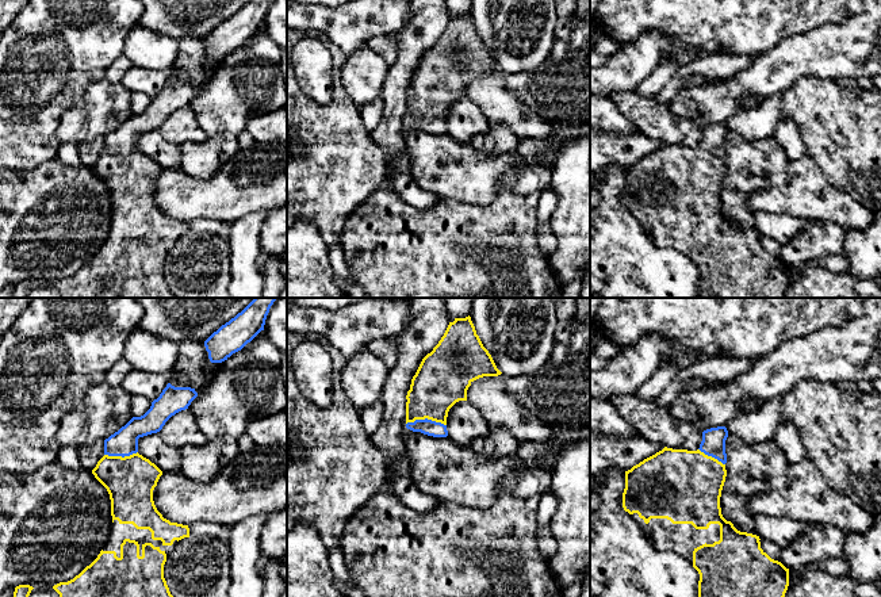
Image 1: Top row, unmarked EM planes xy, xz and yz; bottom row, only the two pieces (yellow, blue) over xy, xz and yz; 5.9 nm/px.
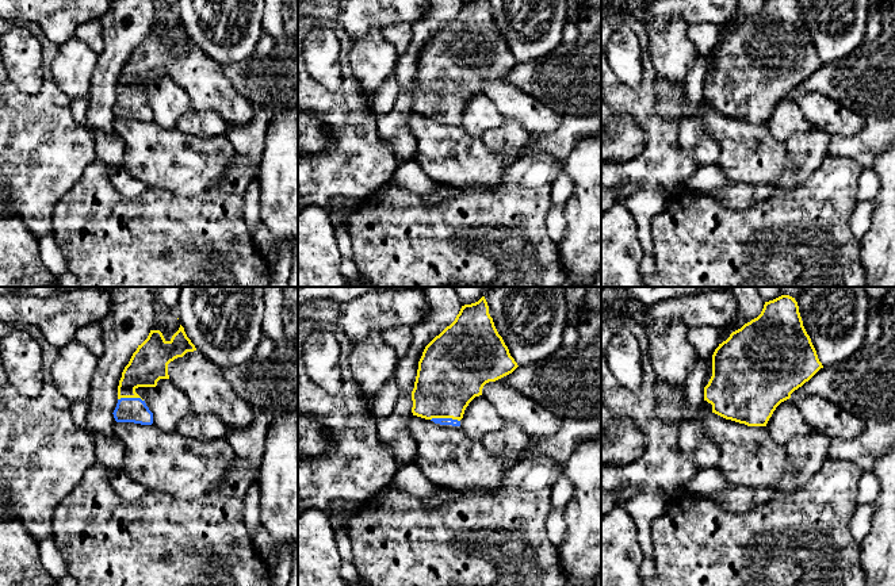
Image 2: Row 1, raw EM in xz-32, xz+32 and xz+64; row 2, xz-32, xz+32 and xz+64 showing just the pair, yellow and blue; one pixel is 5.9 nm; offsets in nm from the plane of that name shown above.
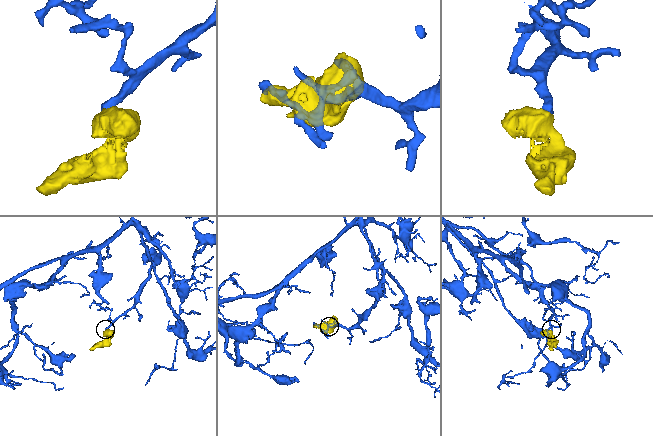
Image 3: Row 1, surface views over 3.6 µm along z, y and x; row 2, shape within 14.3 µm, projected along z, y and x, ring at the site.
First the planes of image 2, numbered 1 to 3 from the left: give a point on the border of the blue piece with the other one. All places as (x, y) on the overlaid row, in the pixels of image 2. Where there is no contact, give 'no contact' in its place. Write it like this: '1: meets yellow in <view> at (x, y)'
1: meets yellow in xz-32 at (130, 397)
2: meets yellow in xz+32 at (446, 417)
3: no contact

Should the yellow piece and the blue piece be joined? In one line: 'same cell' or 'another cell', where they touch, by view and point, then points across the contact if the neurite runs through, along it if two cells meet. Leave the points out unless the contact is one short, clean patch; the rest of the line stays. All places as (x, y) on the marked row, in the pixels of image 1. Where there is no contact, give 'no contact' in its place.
same cell | xz (426, 417) | across xz (441, 379), (429, 398), (426, 417), (426, 427)

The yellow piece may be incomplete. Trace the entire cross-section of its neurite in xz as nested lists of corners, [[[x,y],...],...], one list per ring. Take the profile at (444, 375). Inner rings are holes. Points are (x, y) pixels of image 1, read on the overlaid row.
[[[471,317],[455,318],[411,379],[406,395],[406,428],[447,437],[448,412],[456,402],[467,401],[471,383],[501,374],[476,334]]]

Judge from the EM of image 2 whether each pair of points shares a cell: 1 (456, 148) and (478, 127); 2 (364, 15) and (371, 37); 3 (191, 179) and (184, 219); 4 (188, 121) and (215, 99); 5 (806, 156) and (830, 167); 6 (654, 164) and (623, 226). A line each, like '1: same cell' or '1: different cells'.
1: different cells
2: different cells
3: different cells
4: different cells
5: different cells
6: different cells

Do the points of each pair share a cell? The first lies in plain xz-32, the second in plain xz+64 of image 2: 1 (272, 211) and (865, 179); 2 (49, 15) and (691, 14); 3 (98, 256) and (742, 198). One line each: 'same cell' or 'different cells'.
1: different cells
2: same cell
3: different cells

